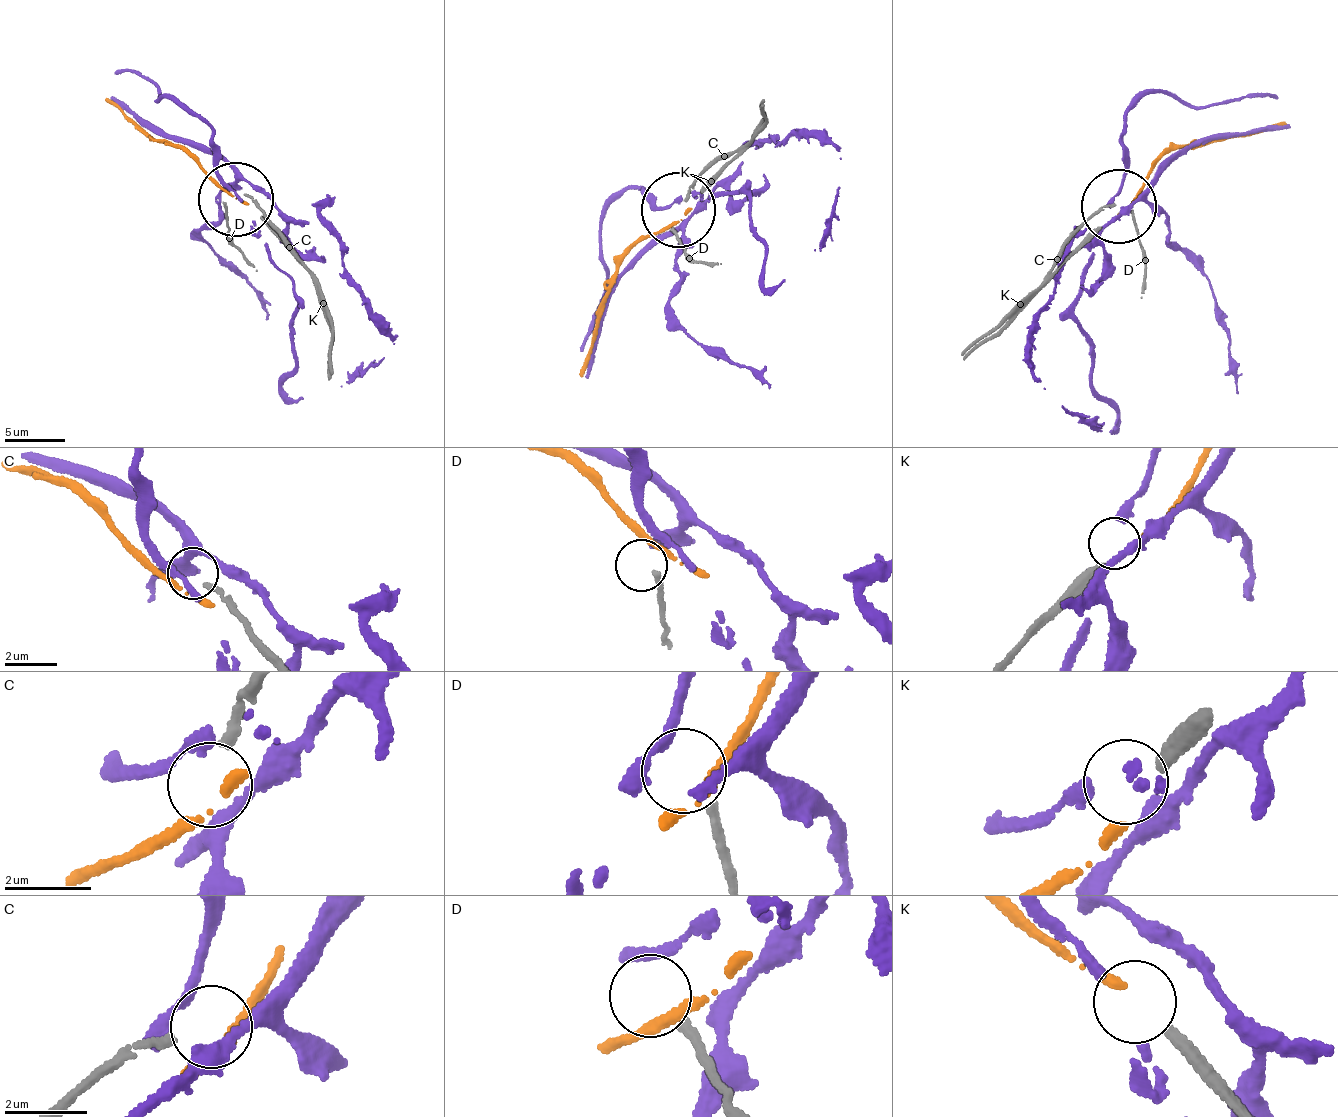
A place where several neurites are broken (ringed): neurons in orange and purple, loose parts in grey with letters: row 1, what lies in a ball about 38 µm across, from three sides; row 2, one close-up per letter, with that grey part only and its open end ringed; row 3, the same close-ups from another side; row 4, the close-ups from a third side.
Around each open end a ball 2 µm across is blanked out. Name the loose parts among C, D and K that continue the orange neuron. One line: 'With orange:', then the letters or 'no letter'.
With orange: K

